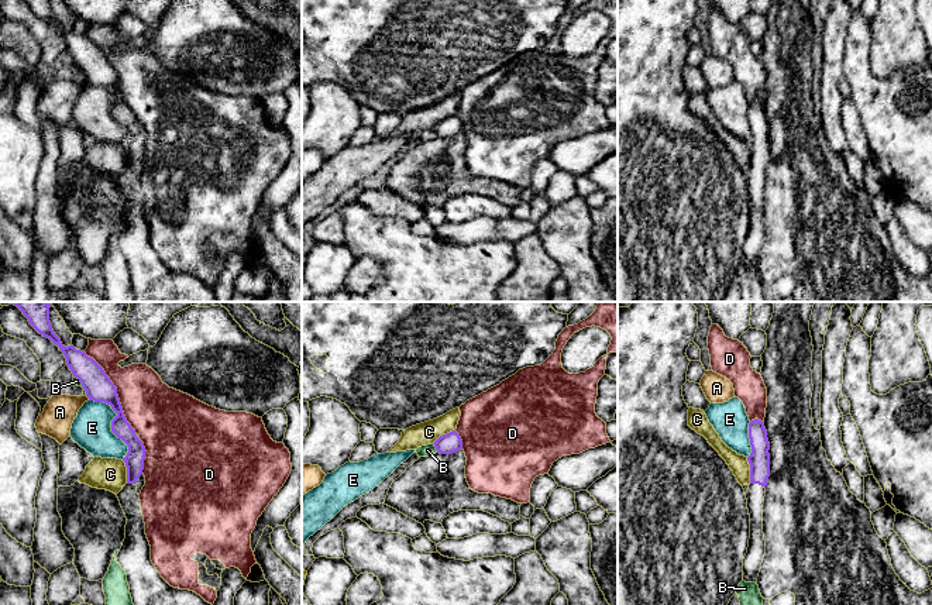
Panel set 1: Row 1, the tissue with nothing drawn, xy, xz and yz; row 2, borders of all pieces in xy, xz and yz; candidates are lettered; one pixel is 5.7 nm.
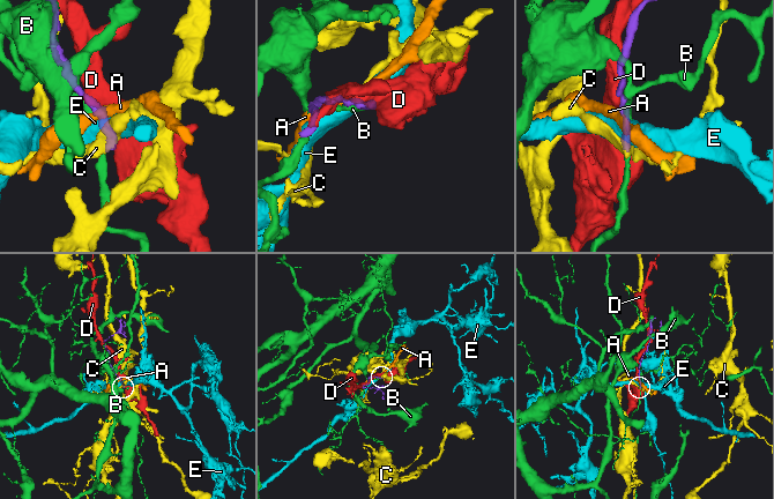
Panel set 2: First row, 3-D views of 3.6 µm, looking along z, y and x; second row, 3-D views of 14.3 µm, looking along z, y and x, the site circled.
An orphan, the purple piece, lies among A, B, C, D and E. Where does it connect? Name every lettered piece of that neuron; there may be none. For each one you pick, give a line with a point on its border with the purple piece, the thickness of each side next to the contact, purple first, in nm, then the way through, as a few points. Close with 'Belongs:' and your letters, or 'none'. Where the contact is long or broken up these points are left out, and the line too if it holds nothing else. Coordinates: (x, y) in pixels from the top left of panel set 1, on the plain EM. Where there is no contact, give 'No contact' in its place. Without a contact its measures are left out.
Belongs: none

